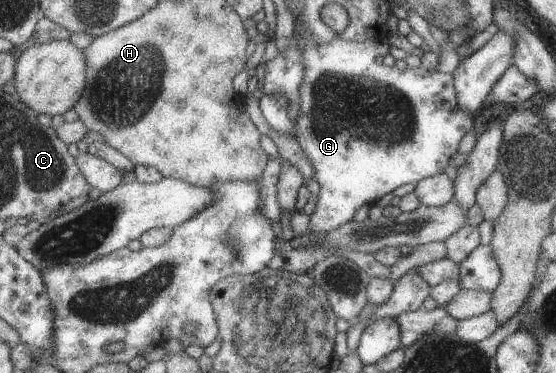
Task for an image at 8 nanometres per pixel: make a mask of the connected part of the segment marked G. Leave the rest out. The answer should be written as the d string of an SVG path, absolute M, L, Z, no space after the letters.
M381 33L381 37L373 37L369 41L345 41L345 39L331 41L331 43L321 43L315 41L307 35L307 41L303 43L303 63L307 65L307 73L305 73L305 81L301 87L301 117L297 119L297 139L303 147L309 161L313 163L315 169L315 180L318 184L319 191L315 208L309 215L309 226L315 229L315 233L331 233L337 227L343 227L347 221L350 221L355 212L361 205L375 204L380 197L387 195L397 187L408 183L417 183L421 179L439 175L444 172L447 165L450 165L450 157L458 151L458 144L461 137L472 130L473 120L469 117L469 113L465 113L463 109L457 107L455 91L453 89L453 79L451 74L446 72L427 71L422 67L415 69L406 68L399 71L397 67L385 67L385 65L374 61L375 57L384 57L389 50L387 36Z

